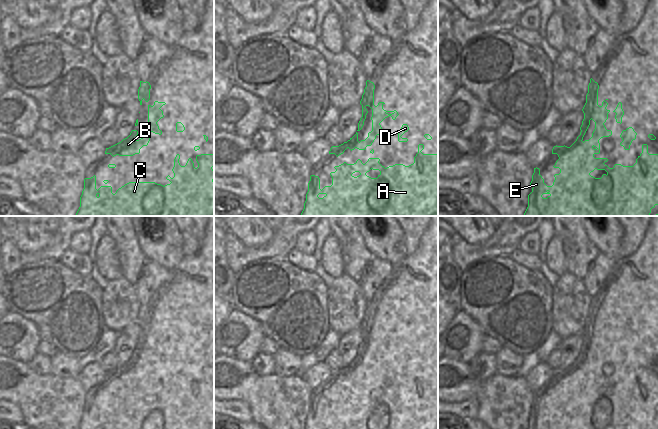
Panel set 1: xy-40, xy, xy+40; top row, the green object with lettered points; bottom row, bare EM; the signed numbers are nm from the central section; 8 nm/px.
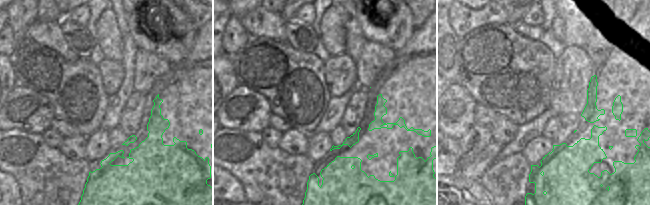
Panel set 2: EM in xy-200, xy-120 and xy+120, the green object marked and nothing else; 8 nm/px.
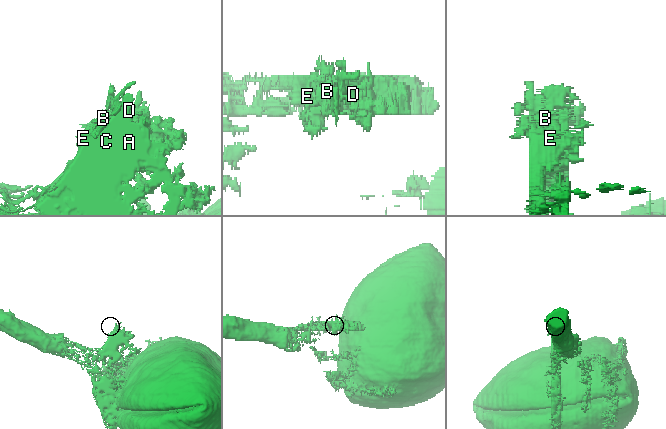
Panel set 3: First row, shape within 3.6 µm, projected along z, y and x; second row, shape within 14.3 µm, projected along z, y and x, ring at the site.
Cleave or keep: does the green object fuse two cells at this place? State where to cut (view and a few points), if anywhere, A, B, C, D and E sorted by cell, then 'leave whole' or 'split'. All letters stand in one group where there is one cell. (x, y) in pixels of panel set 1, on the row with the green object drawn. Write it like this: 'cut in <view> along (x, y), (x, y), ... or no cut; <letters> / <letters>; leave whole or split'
no cut; A B C D E; leave whole

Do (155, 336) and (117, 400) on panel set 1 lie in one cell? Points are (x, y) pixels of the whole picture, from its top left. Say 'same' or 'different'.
same

